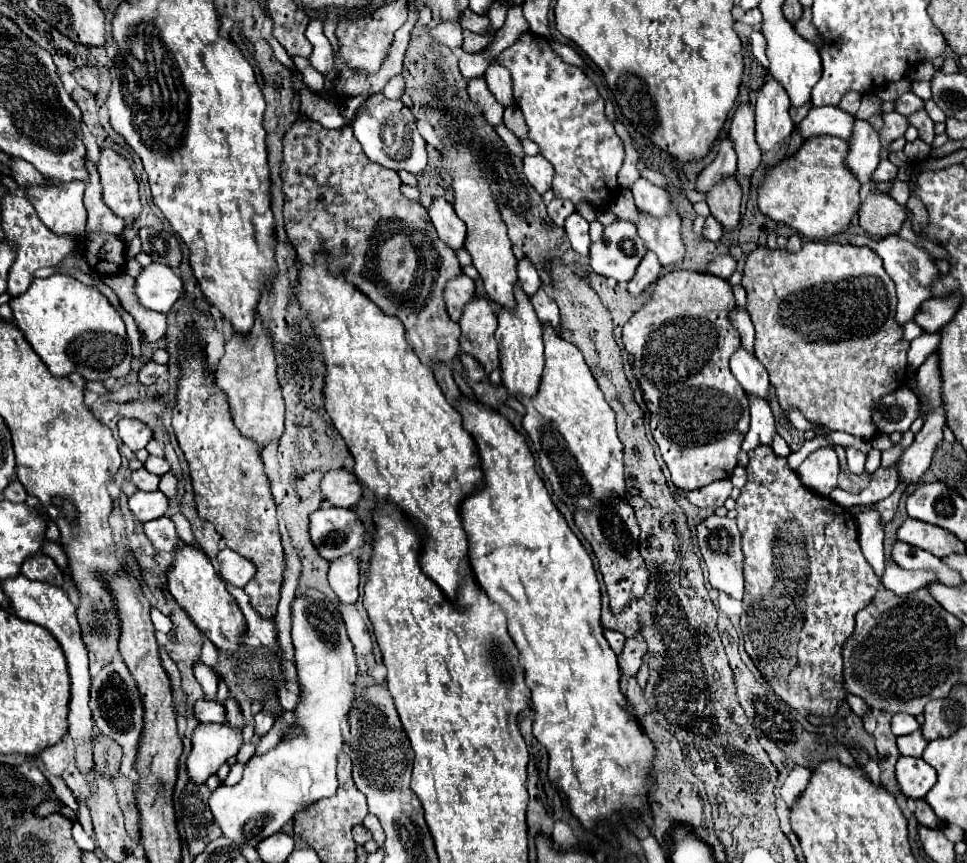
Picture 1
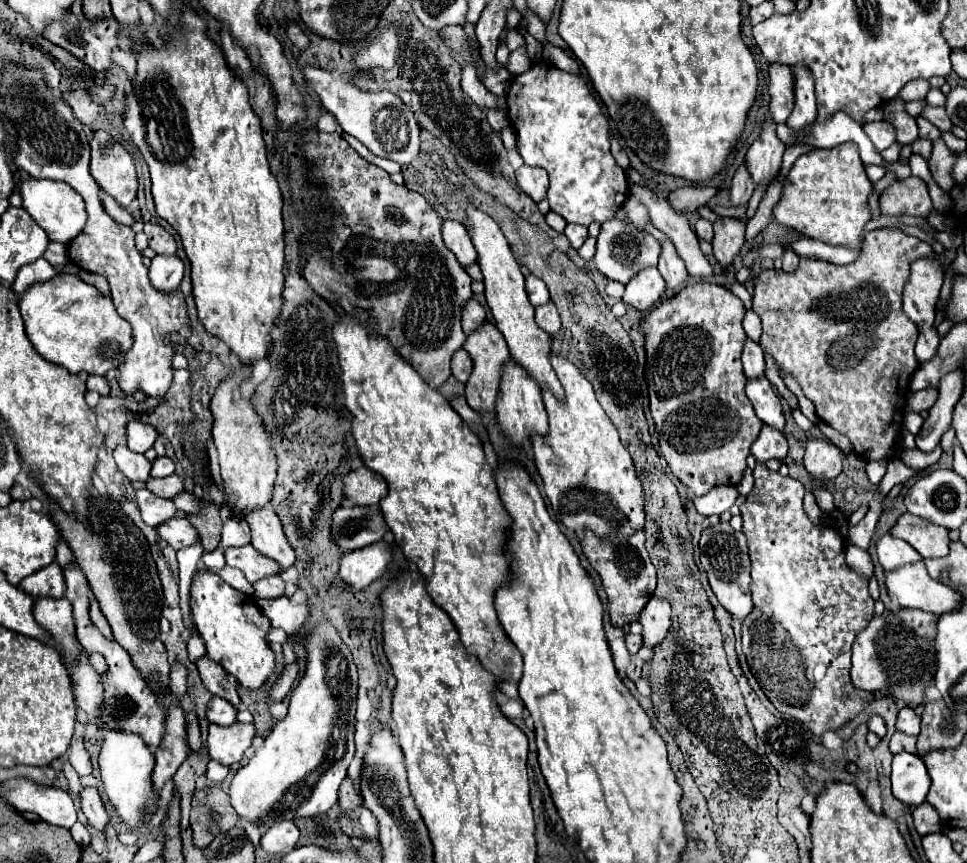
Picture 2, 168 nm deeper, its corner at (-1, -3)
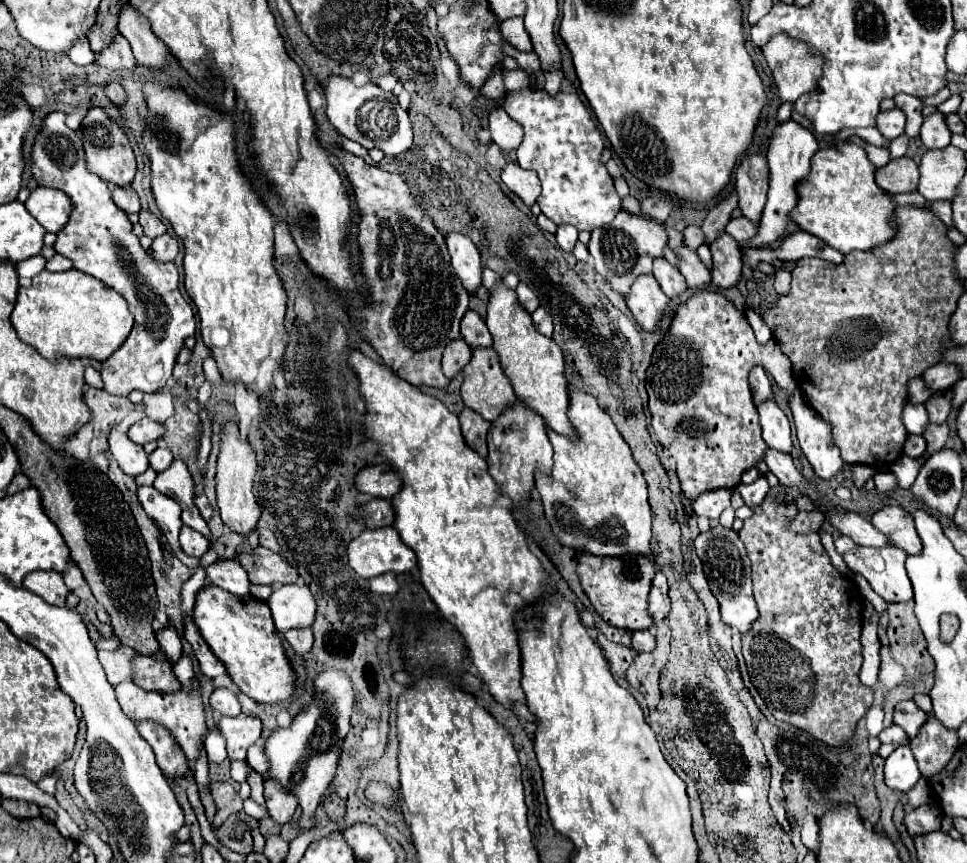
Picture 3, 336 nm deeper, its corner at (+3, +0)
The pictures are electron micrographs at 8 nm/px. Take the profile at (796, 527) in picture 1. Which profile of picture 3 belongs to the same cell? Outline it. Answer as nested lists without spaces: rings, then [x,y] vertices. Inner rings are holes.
[[[767,494],[763,504],[753,506],[751,510],[753,516],[747,518],[739,530],[741,542],[745,544],[753,566],[753,596],[759,608],[759,618],[741,638],[751,682],[777,720],[811,732],[825,744],[843,746],[853,736],[861,716],[873,704],[873,690],[859,680],[863,662],[859,642],[863,626],[863,598],[855,582],[831,564],[819,534],[797,534],[789,528],[797,516],[793,500],[779,500],[777,496]]]

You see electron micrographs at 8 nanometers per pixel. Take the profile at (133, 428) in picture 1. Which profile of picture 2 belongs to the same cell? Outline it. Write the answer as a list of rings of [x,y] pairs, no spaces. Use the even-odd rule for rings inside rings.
[[[131,421],[127,427],[127,447],[135,453],[145,453],[147,449],[153,447],[157,439],[155,427],[141,423],[141,421]]]

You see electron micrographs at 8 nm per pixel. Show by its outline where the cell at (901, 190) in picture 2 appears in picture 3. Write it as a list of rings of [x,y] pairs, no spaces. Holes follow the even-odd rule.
[[[903,156],[903,158],[891,160],[883,168],[877,168],[875,182],[887,194],[915,192],[919,184],[919,168],[911,158]]]

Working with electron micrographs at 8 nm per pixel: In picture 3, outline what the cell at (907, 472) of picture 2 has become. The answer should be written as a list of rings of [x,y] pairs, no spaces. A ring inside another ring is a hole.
[[[927,424],[927,426],[925,426],[925,432],[923,432],[923,436],[925,436],[925,440],[927,440],[927,450],[925,450],[923,456],[929,458],[933,452],[939,452],[939,450],[943,448],[945,440],[947,440],[947,434],[949,434],[947,424],[941,424],[941,426],[937,426],[937,424]]]

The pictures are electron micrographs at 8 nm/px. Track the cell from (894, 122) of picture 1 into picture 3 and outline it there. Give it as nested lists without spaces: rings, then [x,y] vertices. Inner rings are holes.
[[[897,94],[895,98],[895,106],[899,110],[905,112],[907,116],[907,124],[905,124],[905,134],[909,138],[917,138],[919,136],[919,128],[921,128],[921,122],[923,122],[923,116],[921,116],[921,108],[923,108],[923,102],[915,96],[907,96],[907,94]]]

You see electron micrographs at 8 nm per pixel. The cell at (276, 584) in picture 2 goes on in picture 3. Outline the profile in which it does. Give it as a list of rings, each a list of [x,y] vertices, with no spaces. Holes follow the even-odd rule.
[[[251,584],[249,586],[249,594],[255,596],[257,600],[267,600],[271,596],[273,588],[271,586],[265,586],[265,584]]]

